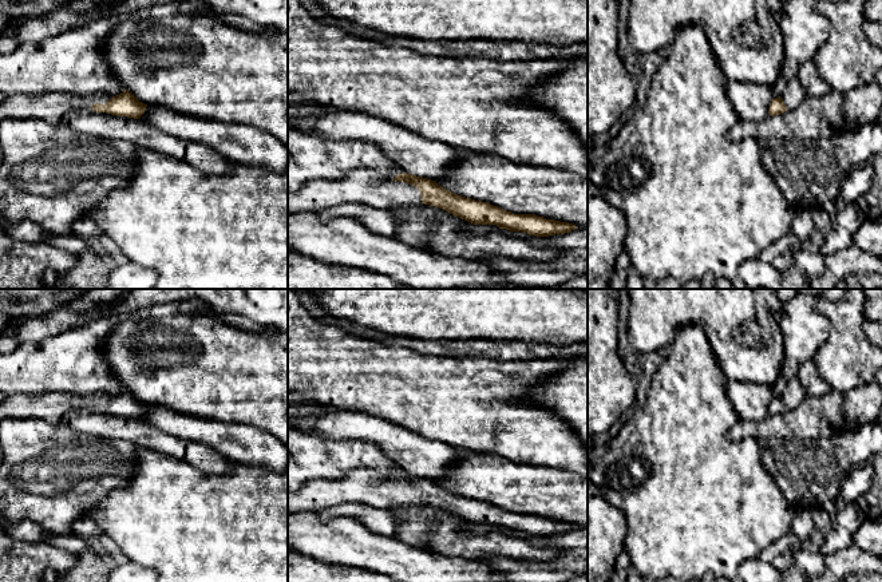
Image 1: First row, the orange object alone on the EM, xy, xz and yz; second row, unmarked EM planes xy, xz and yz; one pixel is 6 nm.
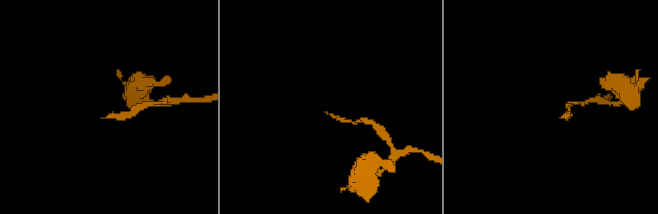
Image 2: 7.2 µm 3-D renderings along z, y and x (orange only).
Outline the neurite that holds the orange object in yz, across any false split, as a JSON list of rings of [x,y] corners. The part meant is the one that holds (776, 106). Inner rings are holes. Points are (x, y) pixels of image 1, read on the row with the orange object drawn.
[[[795,76],[790,80],[787,90],[779,96],[774,98],[770,103],[768,114],[770,116],[780,115],[787,110],[794,110],[803,99],[806,94]]]

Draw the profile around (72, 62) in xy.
[[[197,0],[163,4],[139,12],[110,11],[64,32],[40,41],[21,43],[13,52],[0,54],[0,103],[11,95],[64,92],[75,96],[124,91],[108,72],[103,50],[107,37],[128,23],[151,21],[158,25],[173,15],[194,15],[209,11]]]

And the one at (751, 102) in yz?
[[[731,80],[727,83],[727,95],[739,119],[759,122],[770,116],[774,99],[770,86]]]

